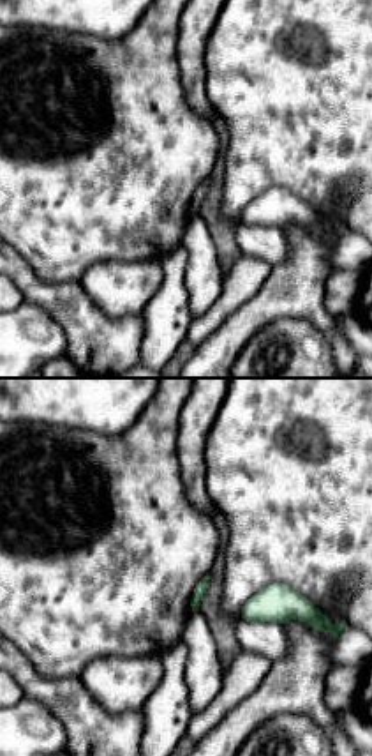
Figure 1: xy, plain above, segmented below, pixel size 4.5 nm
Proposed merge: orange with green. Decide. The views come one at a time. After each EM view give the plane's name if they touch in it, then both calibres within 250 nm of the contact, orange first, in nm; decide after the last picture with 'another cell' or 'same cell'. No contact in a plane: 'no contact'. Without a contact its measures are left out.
xy | 20/50 nm

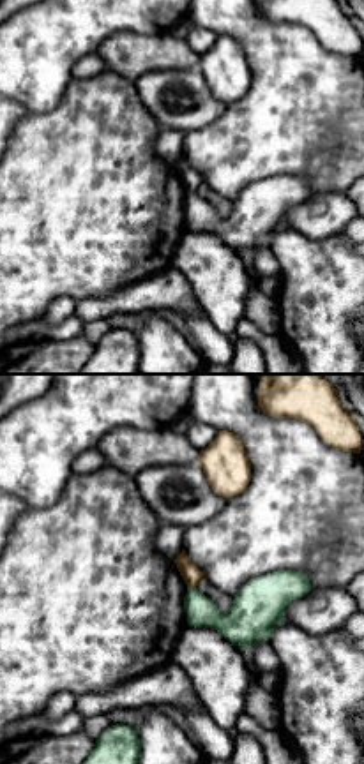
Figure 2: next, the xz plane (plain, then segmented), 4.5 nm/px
xz | 90/140 nm

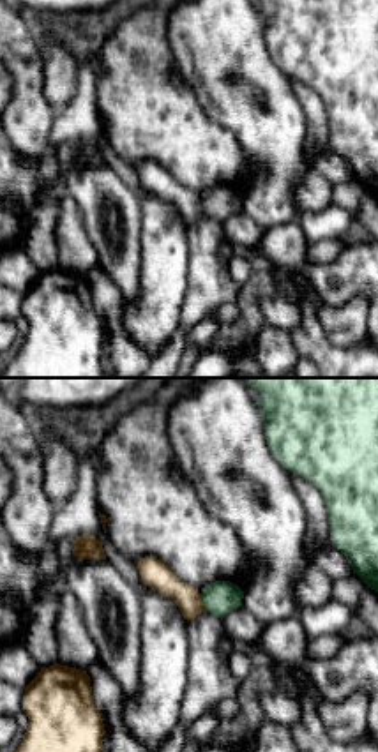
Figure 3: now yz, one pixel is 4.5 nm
yz | 130/150 nm

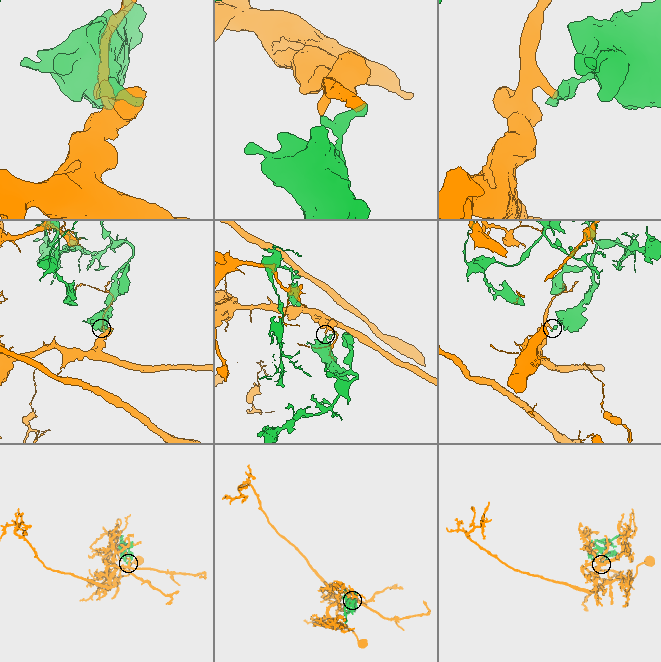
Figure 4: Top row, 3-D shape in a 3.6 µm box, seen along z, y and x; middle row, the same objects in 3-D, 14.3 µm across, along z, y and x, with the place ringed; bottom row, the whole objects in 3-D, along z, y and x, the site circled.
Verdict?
another cell

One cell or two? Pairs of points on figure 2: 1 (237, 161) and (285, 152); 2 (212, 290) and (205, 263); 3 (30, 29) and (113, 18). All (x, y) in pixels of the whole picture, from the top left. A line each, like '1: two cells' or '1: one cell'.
1: one cell
2: one cell
3: one cell

